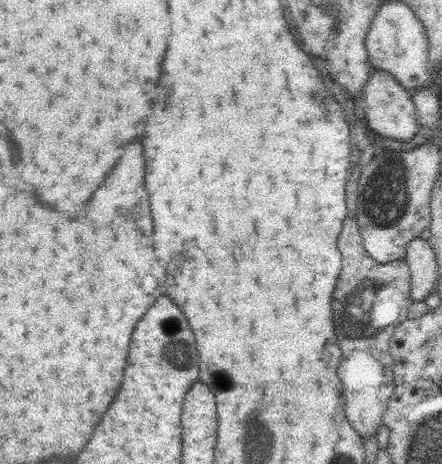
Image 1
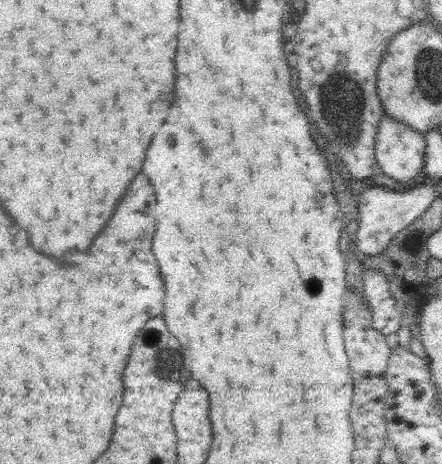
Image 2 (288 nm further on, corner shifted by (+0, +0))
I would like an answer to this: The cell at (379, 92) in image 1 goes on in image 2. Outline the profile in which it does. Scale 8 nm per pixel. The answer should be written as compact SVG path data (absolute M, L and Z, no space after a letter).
M383 114L375 134L373 150L381 174L407 184L423 168L425 138L407 124Z

